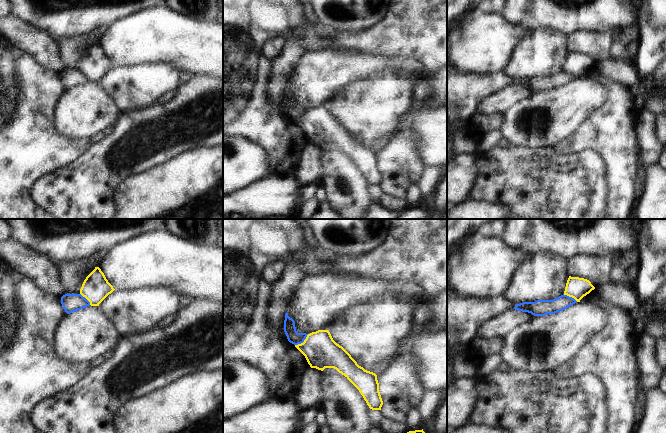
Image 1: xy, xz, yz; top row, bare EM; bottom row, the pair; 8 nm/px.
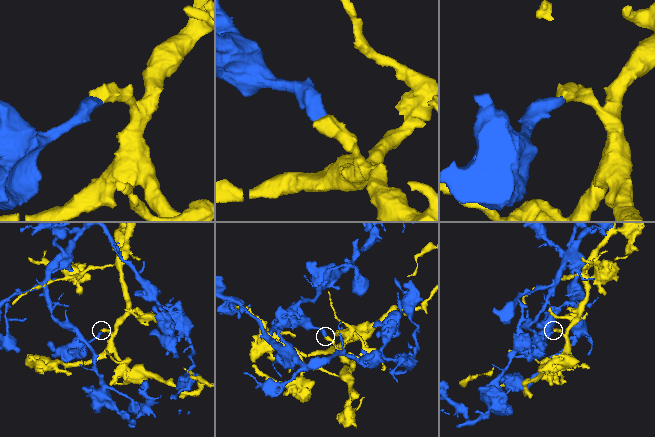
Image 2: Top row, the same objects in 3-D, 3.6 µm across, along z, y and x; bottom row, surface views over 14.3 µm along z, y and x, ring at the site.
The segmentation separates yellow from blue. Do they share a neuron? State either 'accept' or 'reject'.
reject

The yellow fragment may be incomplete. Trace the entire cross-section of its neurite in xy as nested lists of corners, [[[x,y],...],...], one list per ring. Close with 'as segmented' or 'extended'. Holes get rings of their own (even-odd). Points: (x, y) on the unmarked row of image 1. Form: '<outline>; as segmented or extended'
[[[99,43],[95,45],[86,53],[80,70],[85,73],[91,82],[99,82],[99,80],[115,65],[108,58],[104,49]]]; as segmented

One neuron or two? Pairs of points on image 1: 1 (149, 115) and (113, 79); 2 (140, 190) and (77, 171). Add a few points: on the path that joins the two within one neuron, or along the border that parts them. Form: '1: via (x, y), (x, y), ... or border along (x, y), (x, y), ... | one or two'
1: border along (153, 103), (140, 109), (122, 112) | two
2: border along (140, 173), (119, 185), (114, 193), (116, 207) | two

